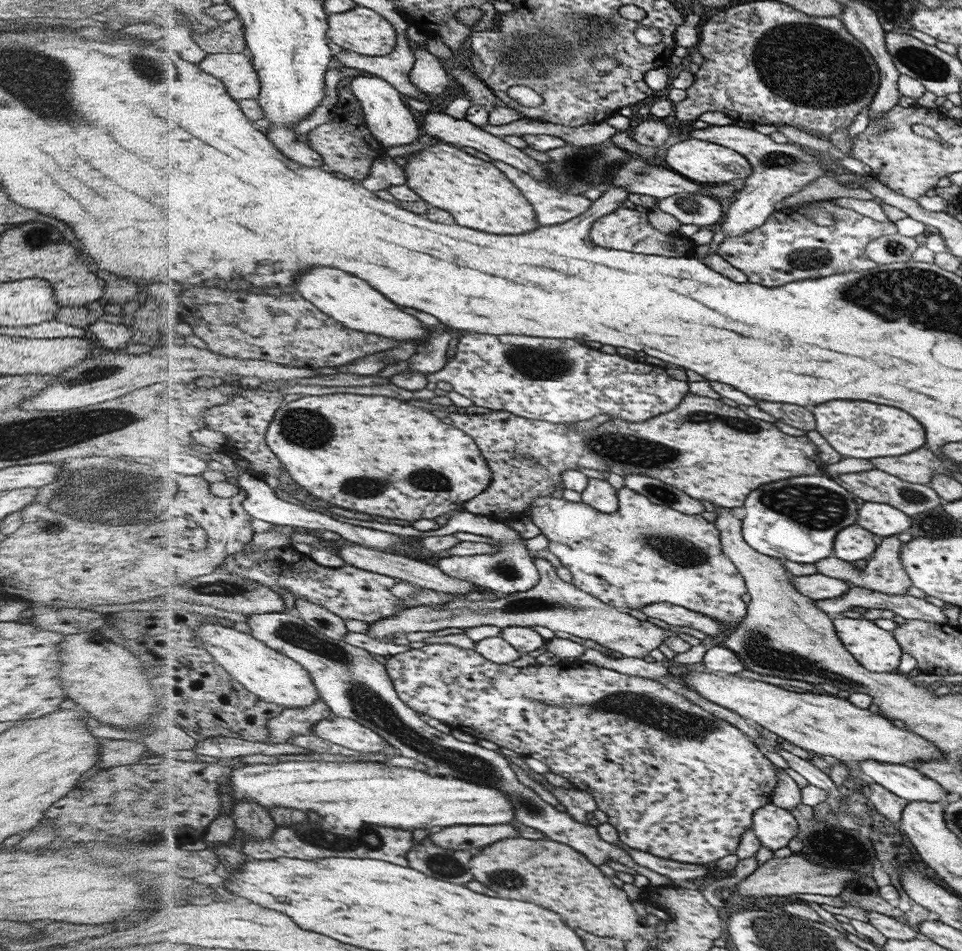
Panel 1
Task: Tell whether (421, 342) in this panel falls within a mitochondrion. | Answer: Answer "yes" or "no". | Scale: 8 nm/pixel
no

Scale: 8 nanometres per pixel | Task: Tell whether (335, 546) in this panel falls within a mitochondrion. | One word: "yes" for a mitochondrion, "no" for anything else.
no

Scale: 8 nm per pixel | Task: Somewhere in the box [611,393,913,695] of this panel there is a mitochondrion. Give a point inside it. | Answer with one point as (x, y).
(827, 508)

